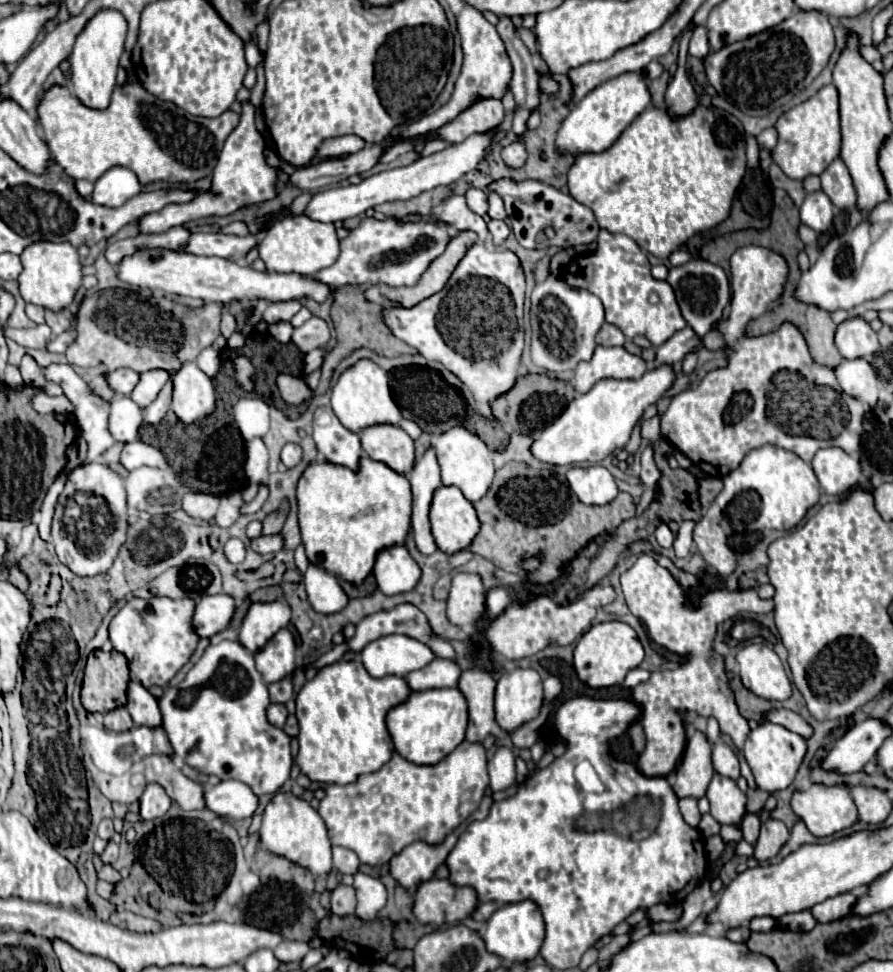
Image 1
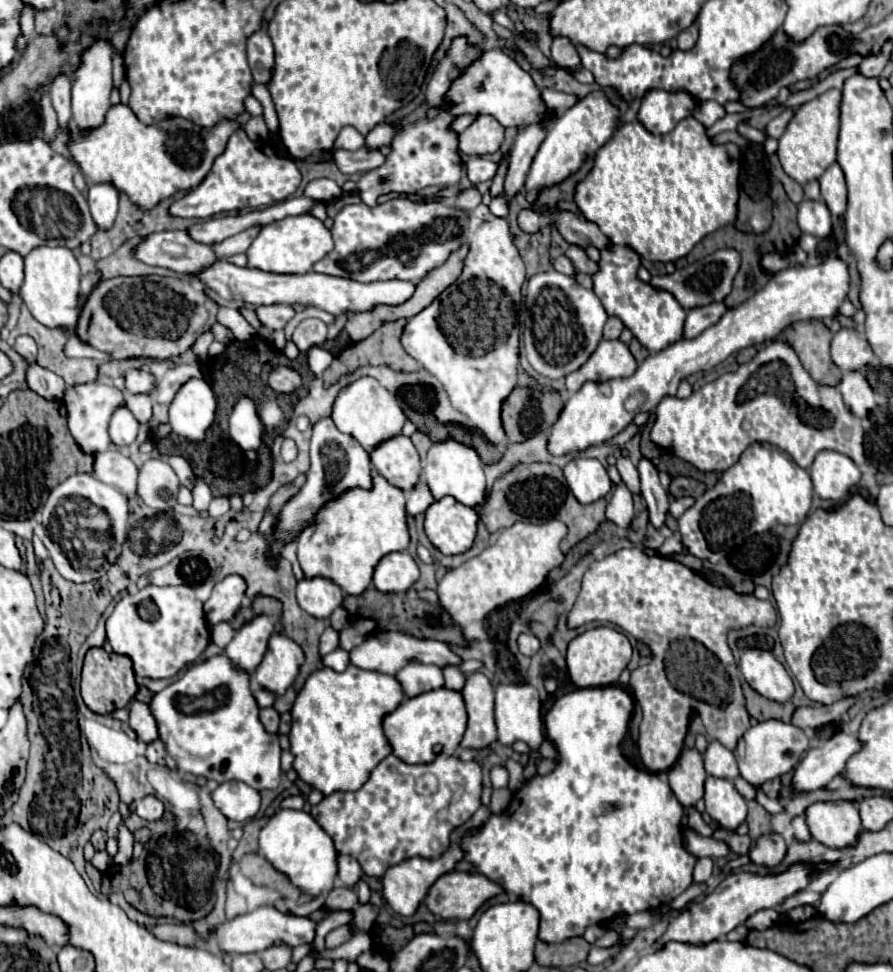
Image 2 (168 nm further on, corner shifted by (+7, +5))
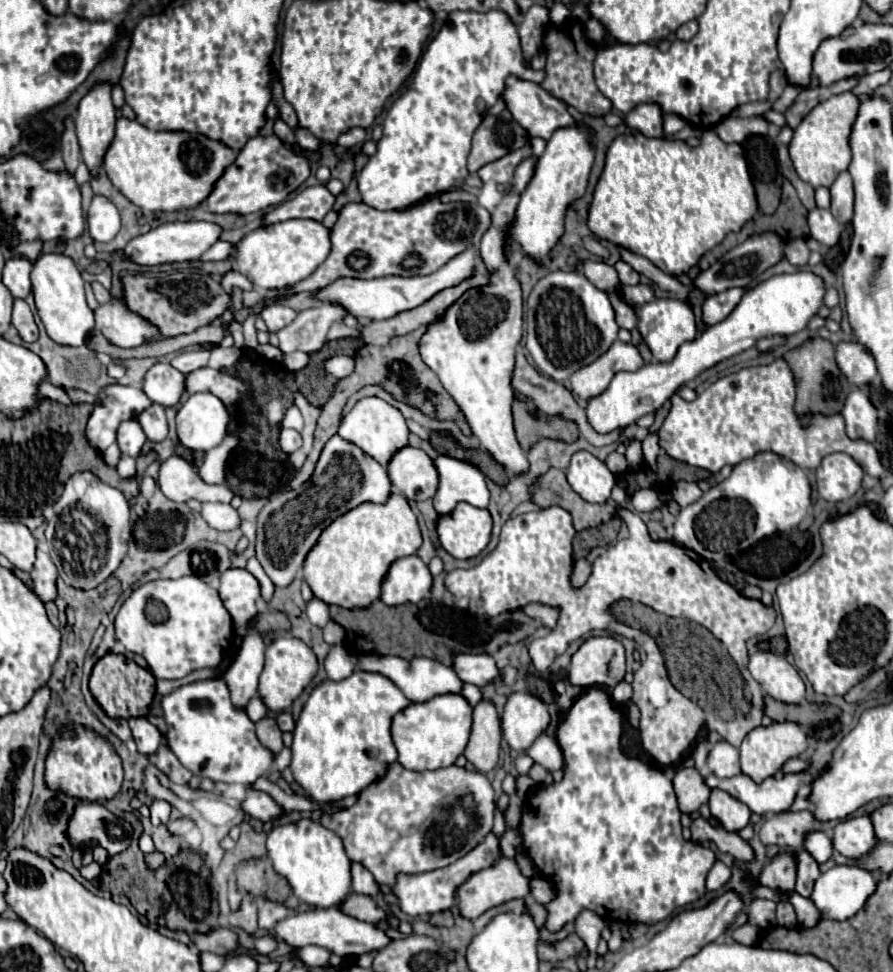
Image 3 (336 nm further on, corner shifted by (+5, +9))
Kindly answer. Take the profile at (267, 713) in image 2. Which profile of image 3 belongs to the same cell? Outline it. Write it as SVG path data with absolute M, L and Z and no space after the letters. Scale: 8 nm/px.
M263 718L261 722L257 722L255 726L257 730L257 738L259 742L273 752L273 756L277 756L283 748L283 742L281 742L281 730L277 726L277 722L273 718Z

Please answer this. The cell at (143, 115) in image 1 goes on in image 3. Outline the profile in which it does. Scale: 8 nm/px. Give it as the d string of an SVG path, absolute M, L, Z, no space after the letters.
M119 118L113 146L105 154L103 168L115 188L119 188L135 206L155 212L181 212L197 208L207 200L225 168L237 154L221 142L189 132L155 132L137 120Z

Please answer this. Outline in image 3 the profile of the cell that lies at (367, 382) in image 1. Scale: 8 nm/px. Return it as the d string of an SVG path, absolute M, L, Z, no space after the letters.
M363 398L359 400L343 418L343 424L339 426L339 432L337 432L343 440L359 446L365 454L369 454L371 458L375 458L381 466L387 466L389 460L401 450L405 448L409 442L407 442L407 436L409 436L409 430L407 430L407 424L405 424L405 418L401 416L401 412L393 406L389 406L385 400L381 398Z

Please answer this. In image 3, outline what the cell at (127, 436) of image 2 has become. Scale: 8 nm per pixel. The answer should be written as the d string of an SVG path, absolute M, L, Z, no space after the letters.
M121 422L117 432L117 444L121 450L121 456L133 456L137 458L141 454L141 448L145 444L145 432L141 430L139 422Z

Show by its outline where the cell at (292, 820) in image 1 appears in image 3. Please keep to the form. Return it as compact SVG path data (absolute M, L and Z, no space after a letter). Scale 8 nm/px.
M301 820L297 824L275 826L267 836L267 856L273 862L273 868L277 870L277 874L287 878L289 886L293 888L293 894L309 906L339 908L351 894L351 860L345 854L341 838L337 838L337 834L333 834L331 830L325 830L321 824L313 820Z

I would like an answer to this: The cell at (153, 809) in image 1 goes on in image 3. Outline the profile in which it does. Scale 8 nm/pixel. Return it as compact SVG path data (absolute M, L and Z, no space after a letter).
M155 800L151 804L151 822L153 824L167 824L171 814L171 804L165 800Z

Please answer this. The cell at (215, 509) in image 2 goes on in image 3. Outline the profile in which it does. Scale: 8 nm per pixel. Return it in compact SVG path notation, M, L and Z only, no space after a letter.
M171 456L161 464L159 488L169 500L187 502L191 498L199 502L225 502L229 504L233 492L223 484L207 484L197 474L195 466L181 456Z

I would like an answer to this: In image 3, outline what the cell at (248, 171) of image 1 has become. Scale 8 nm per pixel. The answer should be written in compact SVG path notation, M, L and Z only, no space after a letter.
M255 136L237 154L235 164L231 164L225 174L215 184L215 190L207 198L211 212L225 214L251 214L265 210L269 206L281 204L293 190L297 190L309 178L307 158L295 154L277 136Z

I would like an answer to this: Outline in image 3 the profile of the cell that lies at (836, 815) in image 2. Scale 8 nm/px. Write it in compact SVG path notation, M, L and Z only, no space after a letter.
M869 816L847 818L835 826L833 846L845 858L859 860L861 856L869 854L875 848L875 844L877 844L877 838Z

